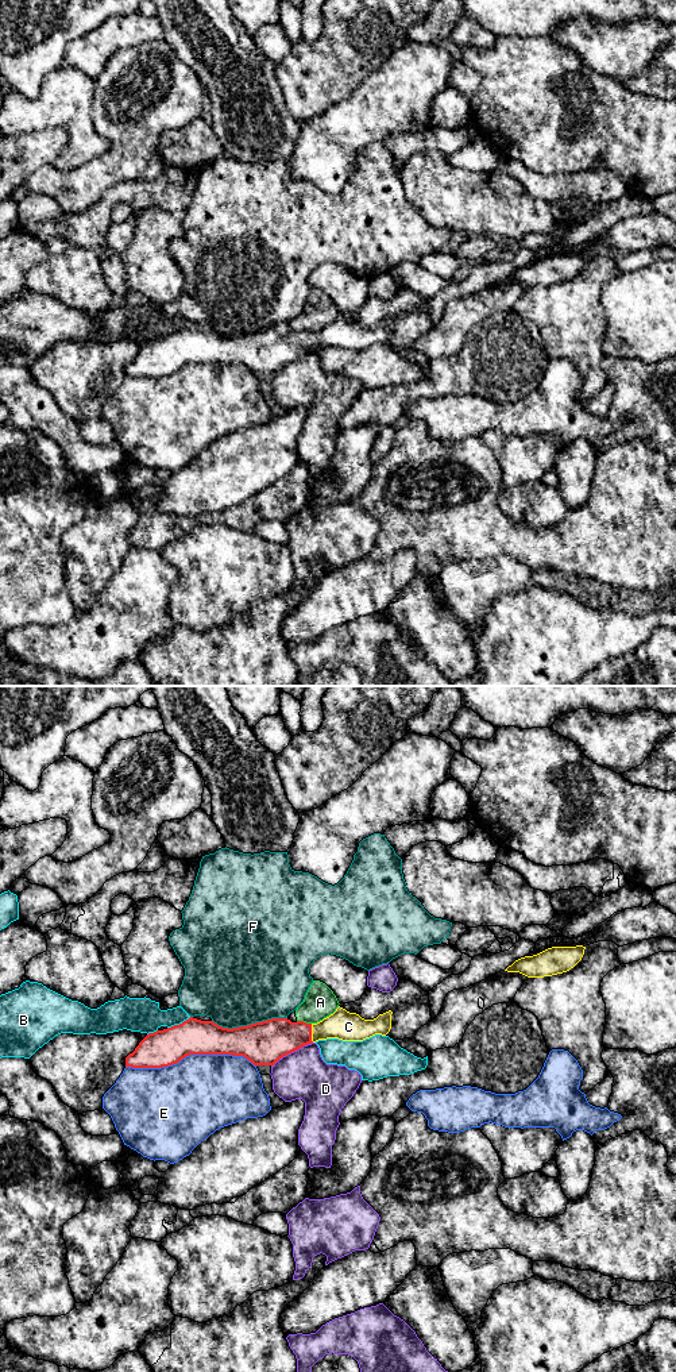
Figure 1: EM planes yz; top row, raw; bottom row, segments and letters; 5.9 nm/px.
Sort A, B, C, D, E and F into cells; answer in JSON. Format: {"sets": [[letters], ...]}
{"sets": [["A"], ["B"], ["C"], ["D"], ["E"], ["F"]]}

